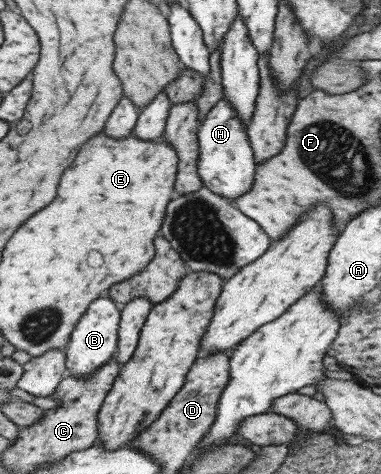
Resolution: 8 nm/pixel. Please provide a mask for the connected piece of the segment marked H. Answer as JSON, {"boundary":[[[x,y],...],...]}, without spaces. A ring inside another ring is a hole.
{"boundary":[[[224,99],[218,101],[204,117],[197,131],[198,161],[196,171],[202,185],[226,201],[232,201],[250,191],[252,187],[255,163],[252,149],[248,145],[246,123],[236,117],[236,111],[230,108]]]}

